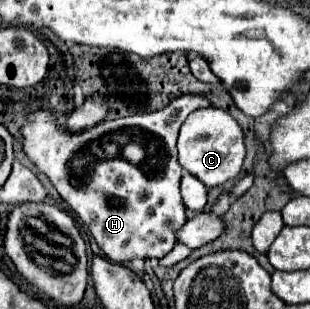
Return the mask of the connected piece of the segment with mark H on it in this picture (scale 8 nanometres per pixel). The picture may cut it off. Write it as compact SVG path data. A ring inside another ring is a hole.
M184 94L158 112L108 120L96 124L92 130L82 134L68 134L58 130L54 116L46 110L38 110L30 114L28 122L22 126L24 152L38 166L38 170L52 180L58 194L90 228L94 240L112 262L128 262L134 258L162 258L174 248L176 244L174 232L186 222L184 214L186 208L180 196L182 166L178 164L178 150L176 150L178 130L188 118L188 114L206 106L210 106L208 98L198 94ZM132 142L142 146L144 150L144 158L134 164L128 160L128 156L124 156L124 148L130 146Z

